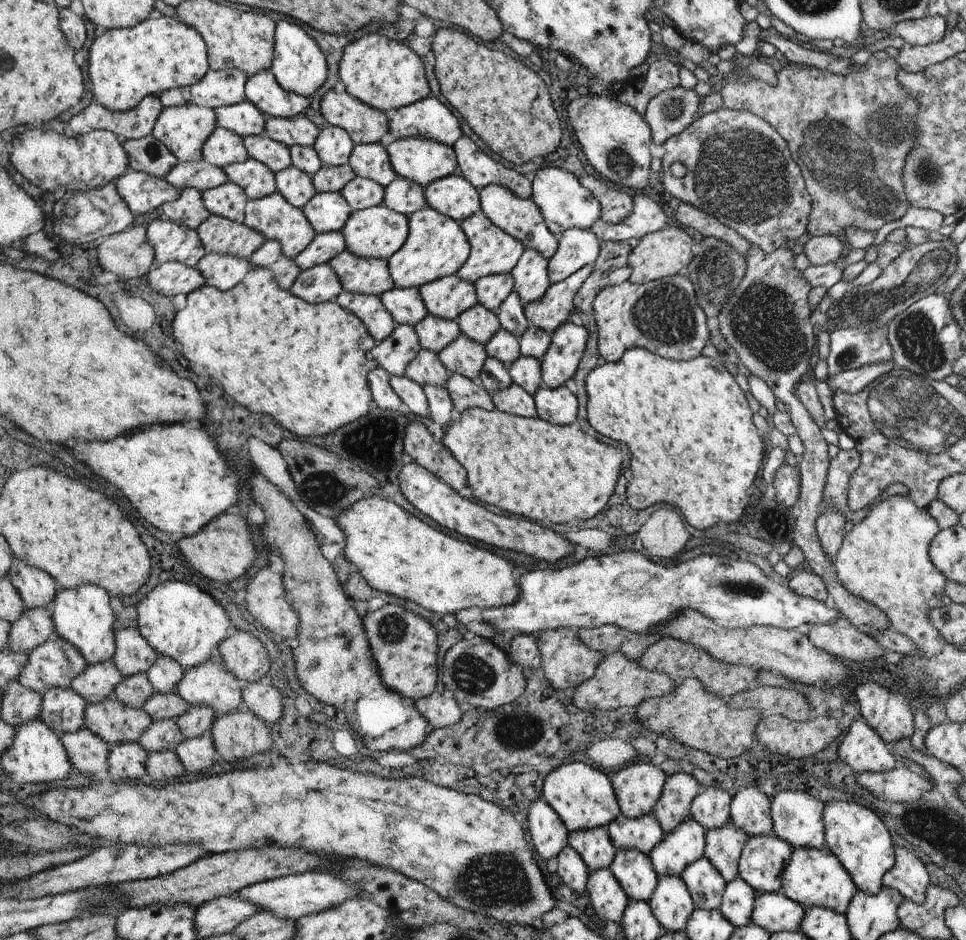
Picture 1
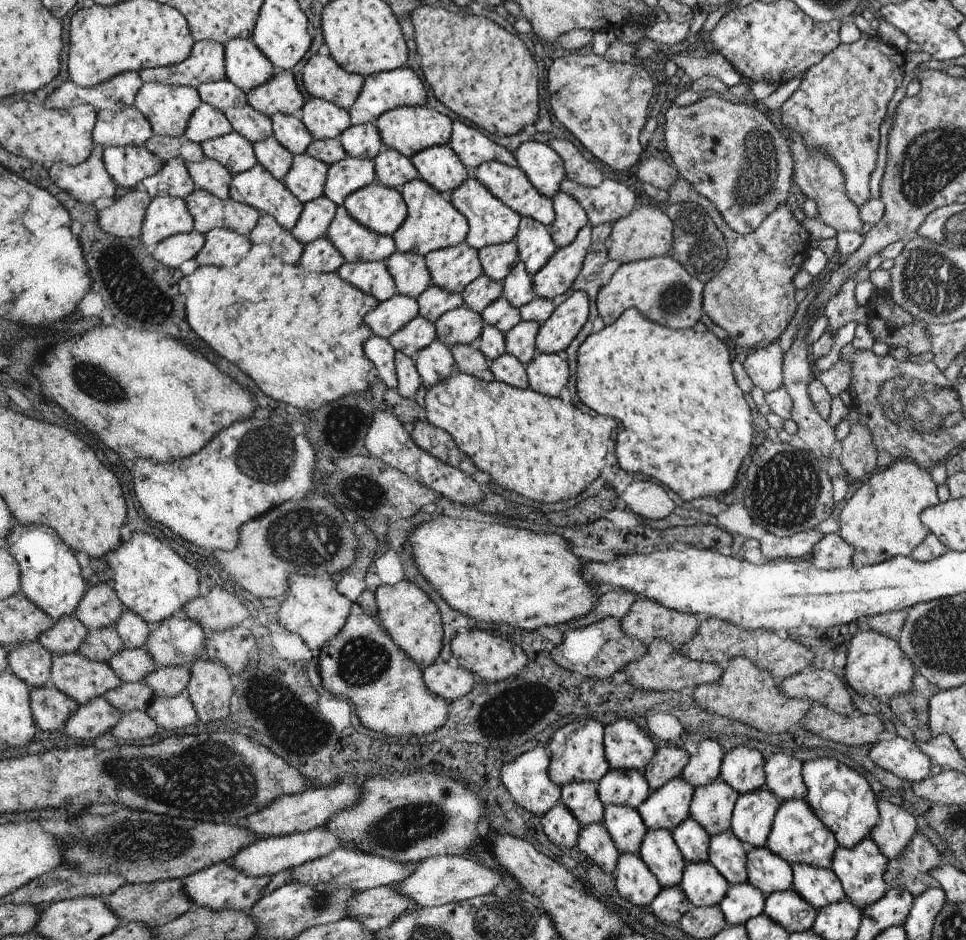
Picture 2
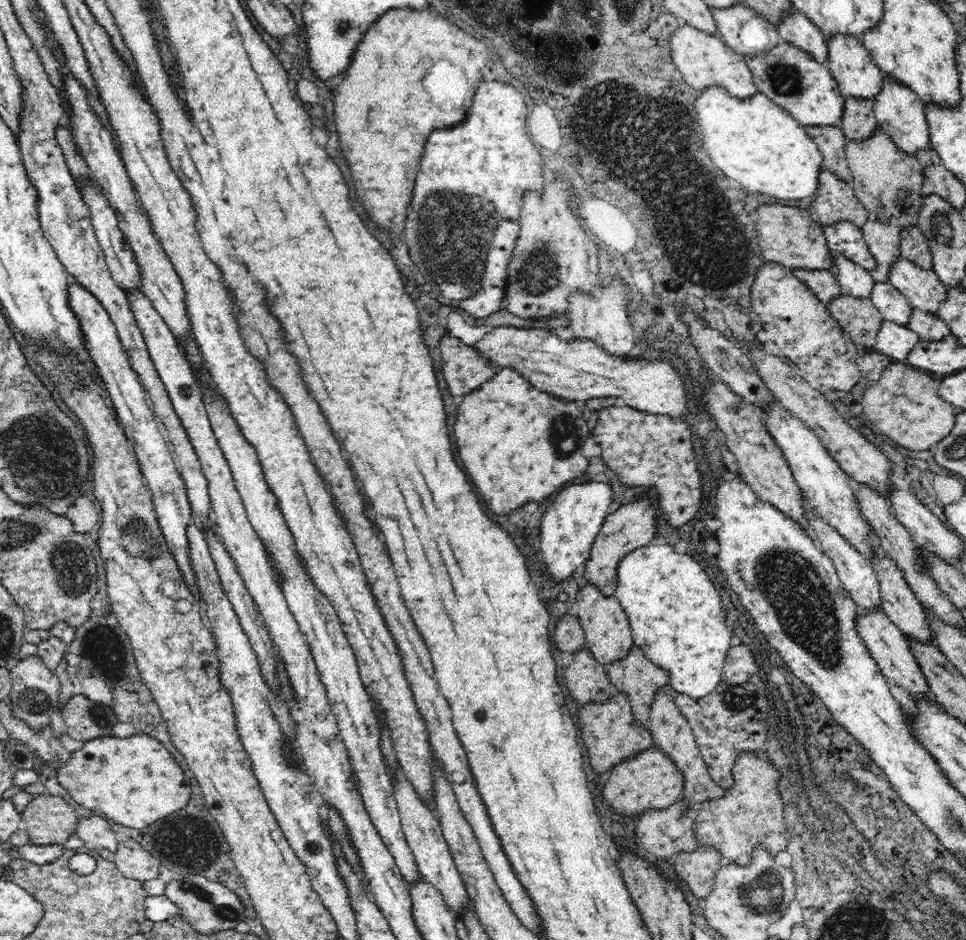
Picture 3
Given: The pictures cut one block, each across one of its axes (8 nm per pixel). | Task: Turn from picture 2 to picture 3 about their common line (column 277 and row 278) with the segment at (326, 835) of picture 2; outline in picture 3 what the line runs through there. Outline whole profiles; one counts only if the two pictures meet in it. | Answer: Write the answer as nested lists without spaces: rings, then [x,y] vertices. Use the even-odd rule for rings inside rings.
[[[844,254],[832,256],[832,260],[834,260],[834,268],[830,272],[836,276],[836,280],[842,288],[842,296],[868,298],[872,294],[876,280],[872,278],[870,270],[848,260]]]

